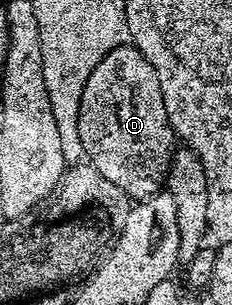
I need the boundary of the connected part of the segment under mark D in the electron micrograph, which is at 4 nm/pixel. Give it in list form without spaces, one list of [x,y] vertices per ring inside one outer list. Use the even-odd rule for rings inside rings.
[[[123,44],[116,47],[108,52],[108,56],[104,56],[104,60],[100,60],[100,64],[96,64],[96,68],[92,68],[92,76],[88,76],[88,84],[84,84],[80,100],[78,127],[82,152],[89,165],[94,166],[100,176],[112,180],[112,184],[116,184],[116,188],[123,190],[131,199],[150,198],[163,189],[164,175],[170,165],[176,135],[164,108],[160,80],[156,80],[152,64],[148,64],[148,60],[135,46]]]

